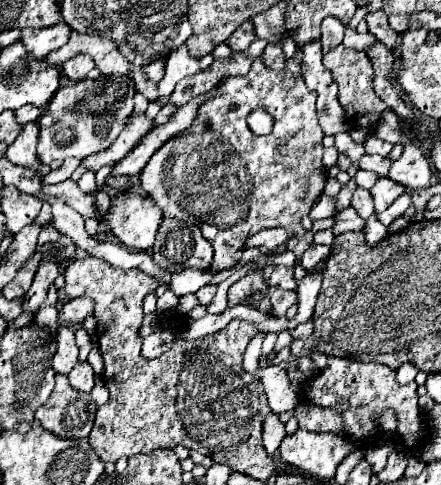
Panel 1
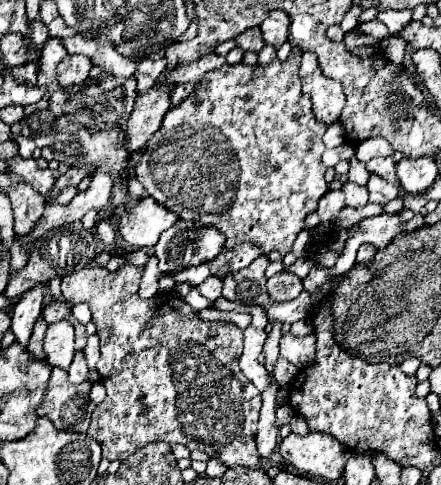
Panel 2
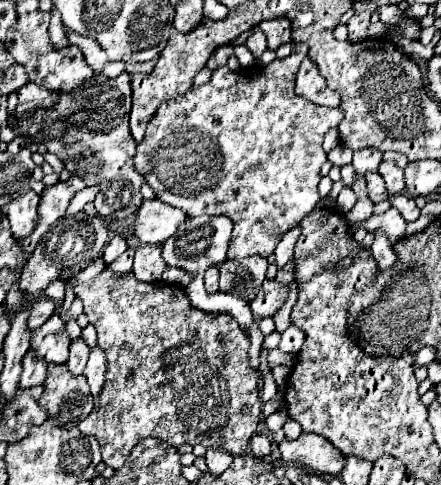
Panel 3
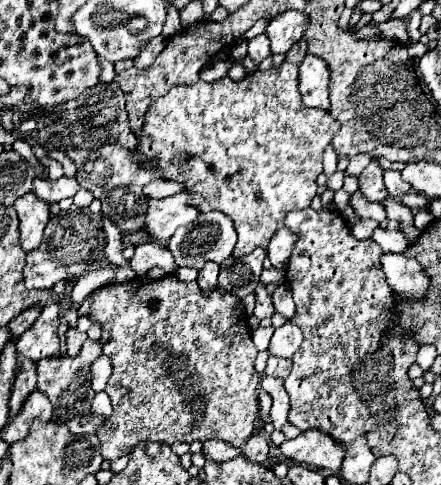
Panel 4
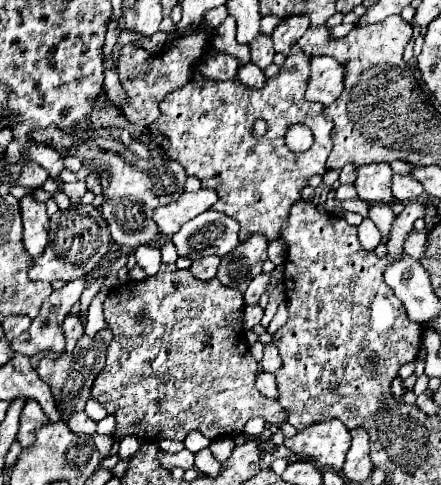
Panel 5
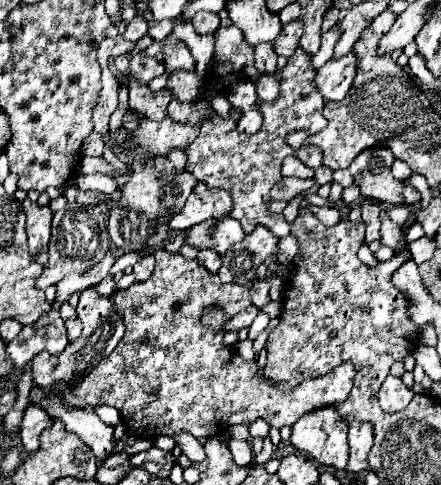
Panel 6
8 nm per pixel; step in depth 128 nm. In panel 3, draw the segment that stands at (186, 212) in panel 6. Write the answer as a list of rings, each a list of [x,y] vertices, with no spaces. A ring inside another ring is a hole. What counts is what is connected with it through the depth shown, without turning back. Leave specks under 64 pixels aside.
[[[142,200],[134,218],[134,236],[144,244],[162,244],[182,224],[186,214],[162,200]]]

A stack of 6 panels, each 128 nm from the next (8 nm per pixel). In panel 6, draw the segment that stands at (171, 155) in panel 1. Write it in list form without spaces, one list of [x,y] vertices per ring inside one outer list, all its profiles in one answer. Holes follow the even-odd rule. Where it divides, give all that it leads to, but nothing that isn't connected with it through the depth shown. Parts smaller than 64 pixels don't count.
[[[300,47],[296,48],[296,52],[288,58],[286,66],[282,68],[278,98],[272,104],[264,104],[262,100],[258,100],[258,108],[264,116],[264,126],[254,136],[240,134],[236,130],[236,124],[242,116],[242,112],[238,108],[232,108],[228,118],[218,116],[212,110],[212,106],[204,100],[180,102],[180,100],[172,98],[166,108],[166,112],[172,120],[190,122],[190,124],[196,124],[198,120],[202,120],[198,138],[186,148],[186,168],[194,174],[196,180],[204,182],[208,188],[218,186],[218,188],[224,188],[230,192],[230,196],[232,196],[230,216],[242,224],[244,232],[252,232],[252,228],[262,224],[278,238],[288,236],[290,224],[286,222],[284,214],[272,214],[268,210],[268,204],[272,202],[270,190],[276,182],[282,180],[282,174],[280,174],[282,160],[286,156],[296,156],[312,170],[318,170],[322,166],[322,150],[320,148],[306,146],[306,148],[294,150],[284,142],[284,138],[290,130],[306,130],[306,132],[314,134],[314,132],[320,132],[322,128],[326,128],[326,124],[328,124],[328,120],[322,114],[324,100],[316,92],[316,88],[312,88],[314,76],[316,76],[316,70],[310,62],[310,54],[304,52]]]

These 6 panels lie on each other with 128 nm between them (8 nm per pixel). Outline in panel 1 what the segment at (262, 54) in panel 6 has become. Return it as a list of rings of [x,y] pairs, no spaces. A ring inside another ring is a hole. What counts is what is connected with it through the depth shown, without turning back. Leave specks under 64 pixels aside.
[[[244,22],[244,24],[240,24],[240,26],[230,34],[230,38],[226,40],[226,44],[228,44],[234,52],[240,52],[240,50],[246,50],[254,38],[256,38],[256,36],[254,36],[254,32],[252,32],[252,22]]]

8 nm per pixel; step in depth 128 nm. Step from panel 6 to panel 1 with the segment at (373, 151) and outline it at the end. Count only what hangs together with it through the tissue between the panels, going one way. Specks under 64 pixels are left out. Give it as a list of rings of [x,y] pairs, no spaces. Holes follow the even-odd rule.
[[[380,178],[380,180],[372,186],[372,190],[370,190],[370,194],[372,194],[372,198],[374,198],[374,204],[376,204],[376,212],[386,210],[386,208],[388,208],[400,194],[404,194],[404,192],[406,192],[404,186],[396,184],[396,182],[388,180],[388,178]]]

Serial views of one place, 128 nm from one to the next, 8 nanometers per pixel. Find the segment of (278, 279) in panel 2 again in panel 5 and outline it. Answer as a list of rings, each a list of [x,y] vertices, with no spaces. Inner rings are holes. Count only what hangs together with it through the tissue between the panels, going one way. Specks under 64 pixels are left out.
[[[258,304],[246,306],[246,308],[244,308],[244,328],[250,330],[252,326],[256,326],[256,324],[262,320],[262,316],[264,316],[264,310],[262,310]]]

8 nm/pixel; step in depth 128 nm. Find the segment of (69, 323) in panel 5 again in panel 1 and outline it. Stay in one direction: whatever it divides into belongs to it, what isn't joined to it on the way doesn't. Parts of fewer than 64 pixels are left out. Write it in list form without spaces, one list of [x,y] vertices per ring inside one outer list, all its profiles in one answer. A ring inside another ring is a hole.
[[[80,362],[70,374],[68,374],[68,378],[70,378],[70,386],[74,388],[74,390],[78,390],[78,392],[90,392],[92,390],[92,386],[94,386],[94,370],[92,370],[92,366],[88,364],[88,362]]]

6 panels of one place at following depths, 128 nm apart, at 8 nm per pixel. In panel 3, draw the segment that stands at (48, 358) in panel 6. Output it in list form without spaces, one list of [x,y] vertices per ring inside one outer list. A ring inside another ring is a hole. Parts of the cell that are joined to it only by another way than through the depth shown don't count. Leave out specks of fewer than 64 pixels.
[[[48,364],[48,376],[38,404],[58,426],[74,428],[90,414],[94,398],[84,376],[72,376],[66,364]]]

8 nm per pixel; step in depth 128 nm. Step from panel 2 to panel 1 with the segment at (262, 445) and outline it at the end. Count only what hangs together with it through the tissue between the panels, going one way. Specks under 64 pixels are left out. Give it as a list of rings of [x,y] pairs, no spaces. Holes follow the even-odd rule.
[[[268,414],[266,422],[264,422],[264,448],[268,454],[274,454],[282,442],[282,438],[286,436],[286,428],[284,424],[278,420],[276,414]]]

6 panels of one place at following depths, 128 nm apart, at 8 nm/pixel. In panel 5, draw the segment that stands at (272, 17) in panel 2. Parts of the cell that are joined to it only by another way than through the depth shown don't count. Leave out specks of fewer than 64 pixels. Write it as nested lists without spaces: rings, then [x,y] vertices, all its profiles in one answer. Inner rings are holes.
[[[288,16],[284,18],[272,32],[274,50],[280,54],[288,54],[292,46],[304,36],[308,30],[308,16]]]

